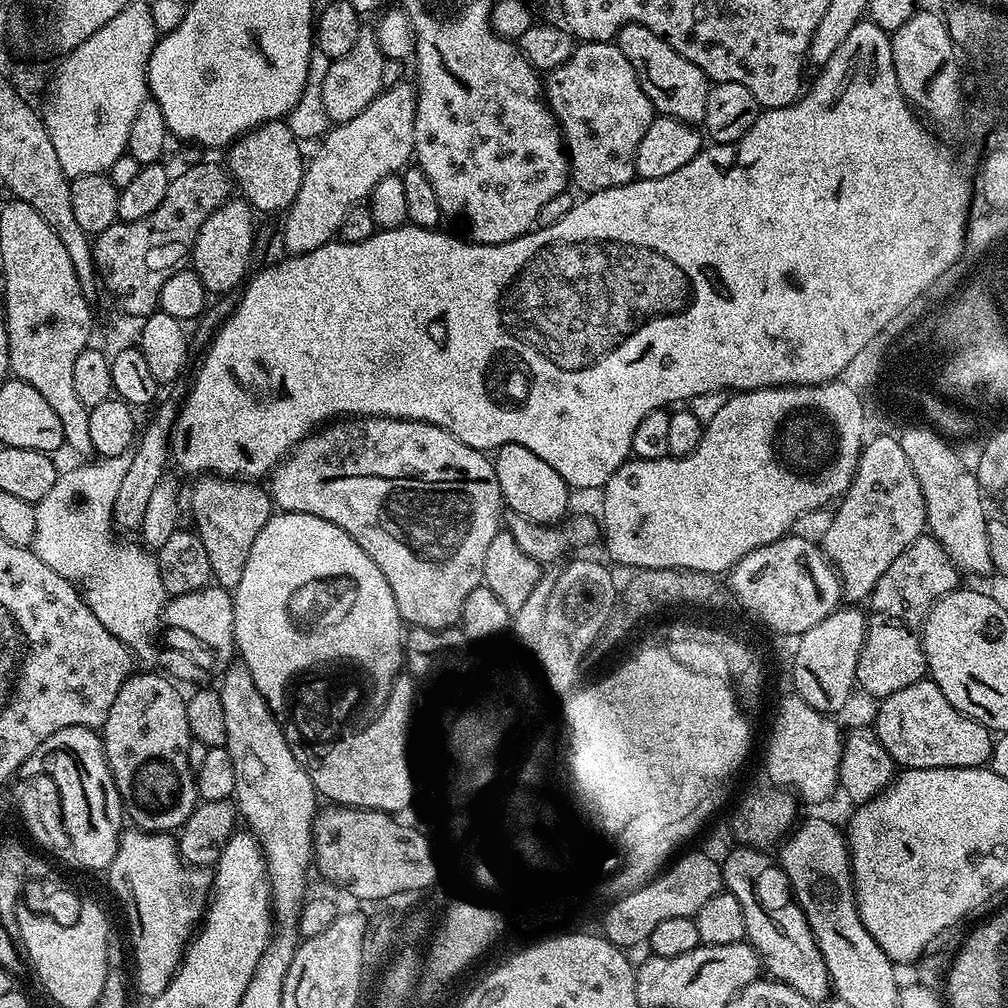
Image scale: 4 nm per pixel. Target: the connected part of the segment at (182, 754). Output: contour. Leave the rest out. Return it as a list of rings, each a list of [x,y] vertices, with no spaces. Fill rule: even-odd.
[[[152,670],[141,673],[141,676],[129,676],[122,690],[118,690],[114,706],[110,706],[110,714],[102,729],[104,753],[114,774],[127,819],[146,832],[171,833],[183,826],[198,803],[196,777],[188,762],[190,737],[186,722],[186,696],[176,689],[179,687],[167,675],[155,676],[157,673]]]

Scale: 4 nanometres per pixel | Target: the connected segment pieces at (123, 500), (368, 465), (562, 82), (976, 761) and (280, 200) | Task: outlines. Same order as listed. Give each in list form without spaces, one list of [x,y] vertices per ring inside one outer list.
[[[166,401],[153,414],[152,421],[145,428],[143,425],[142,431],[135,441],[134,462],[130,462],[130,467],[126,469],[126,474],[122,474],[122,487],[118,490],[118,498],[114,498],[112,523],[121,533],[132,534],[139,529],[142,522],[142,514],[146,514],[146,506],[150,502],[150,494],[154,494],[154,486],[158,486],[158,482],[165,479],[166,472],[164,472],[164,467],[170,464],[170,437],[172,427],[176,424],[177,415],[177,401]]]
[[[357,416],[337,419],[313,431],[311,436],[308,436],[301,444],[297,444],[272,469],[271,480],[270,495],[277,509],[298,514],[314,514],[318,518],[326,518],[334,522],[334,526],[346,530],[346,534],[350,534],[350,538],[354,538],[354,542],[358,542],[358,546],[362,546],[362,550],[366,550],[366,554],[374,558],[374,566],[378,566],[378,570],[386,574],[386,582],[390,582],[390,590],[394,590],[394,602],[398,602],[398,614],[401,621],[412,628],[451,628],[457,623],[466,598],[470,598],[470,590],[481,587],[486,566],[486,550],[490,547],[490,542],[494,542],[496,535],[502,531],[502,512],[500,516],[502,497],[495,463],[485,453],[477,448],[466,446],[466,442],[454,438],[454,434],[450,434],[444,428],[427,424],[422,420],[399,420],[389,416]]]
[[[602,40],[577,43],[570,58],[566,58],[566,62],[562,62],[562,66],[558,66],[553,72],[547,73],[546,99],[556,121],[560,123],[568,154],[571,183],[577,184],[581,193],[601,192],[637,179],[635,158],[638,146],[654,119],[654,109],[646,90],[642,90],[638,82],[638,74],[634,74],[634,66],[626,62],[626,54],[622,54],[615,43]]]
[[[925,678],[883,697],[879,701],[880,709],[876,712],[874,731],[886,746],[893,760],[901,769],[906,768],[983,768],[991,761],[993,733],[974,718],[962,714],[942,694],[942,690],[931,680]]]
[[[271,120],[261,128],[245,132],[235,144],[227,149],[227,171],[235,187],[242,191],[243,199],[252,205],[257,213],[287,213],[288,207],[298,198],[306,167],[306,156],[300,153],[298,139],[288,129],[284,120]]]

